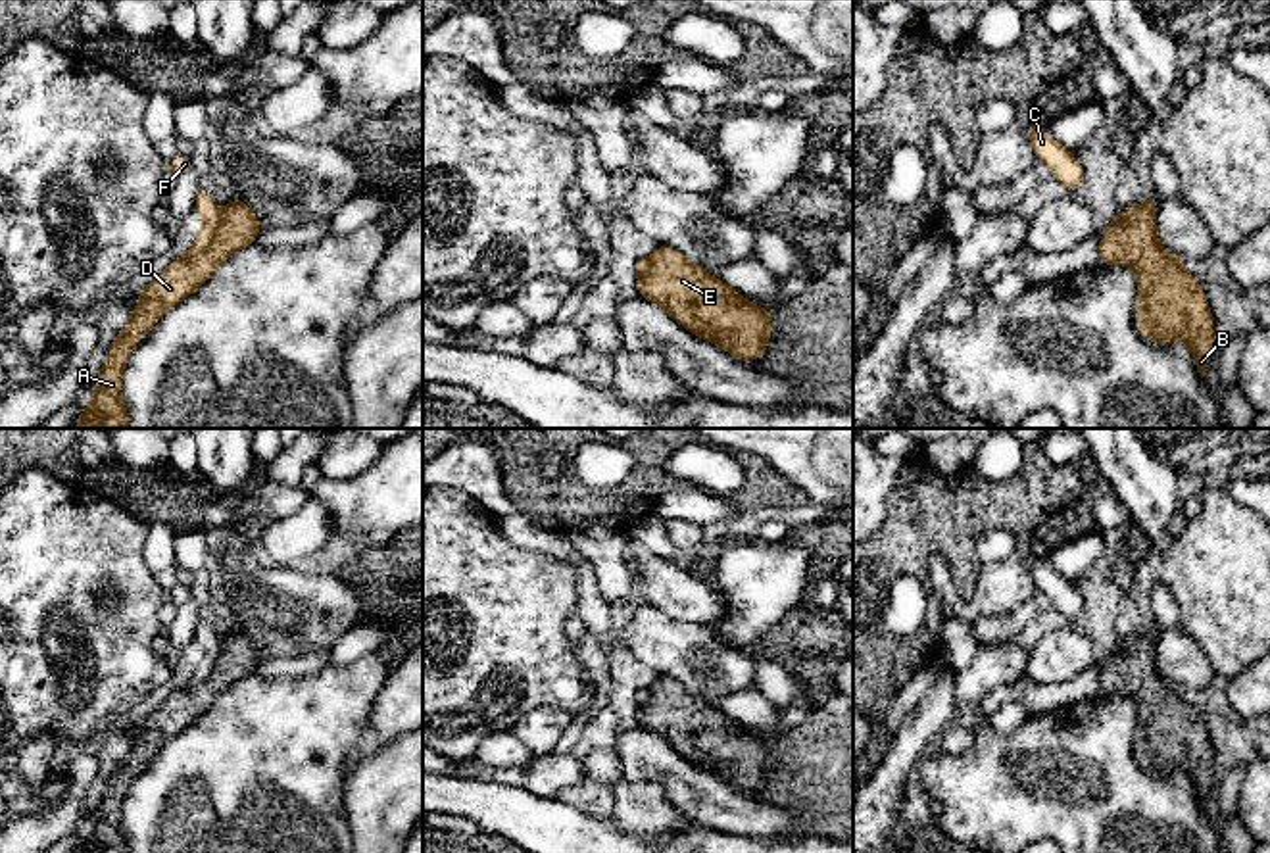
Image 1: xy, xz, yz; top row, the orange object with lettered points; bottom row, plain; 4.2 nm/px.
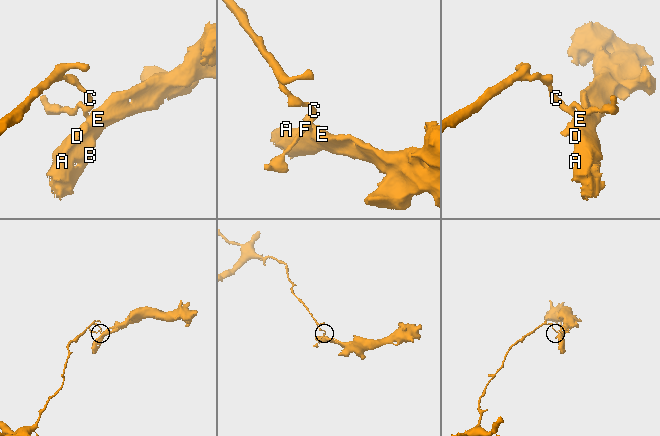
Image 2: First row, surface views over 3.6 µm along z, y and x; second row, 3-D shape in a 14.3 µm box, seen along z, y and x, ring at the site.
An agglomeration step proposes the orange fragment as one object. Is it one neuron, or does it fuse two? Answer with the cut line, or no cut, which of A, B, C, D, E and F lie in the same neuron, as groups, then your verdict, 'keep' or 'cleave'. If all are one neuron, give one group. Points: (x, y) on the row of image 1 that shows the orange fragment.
cut xy (221, 218), (212, 241), (198, 254), (181, 260); groups A B D E / C F; cleave

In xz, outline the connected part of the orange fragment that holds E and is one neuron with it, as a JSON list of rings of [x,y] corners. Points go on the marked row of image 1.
[[[659,246],[649,256],[649,271],[638,280],[638,296],[661,305],[684,329],[742,361],[753,361],[767,352],[772,330],[769,307],[744,300],[669,246]]]

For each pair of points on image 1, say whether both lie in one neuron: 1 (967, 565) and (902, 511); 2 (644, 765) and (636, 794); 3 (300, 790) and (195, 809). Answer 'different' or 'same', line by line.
1: same
2: different
3: same

